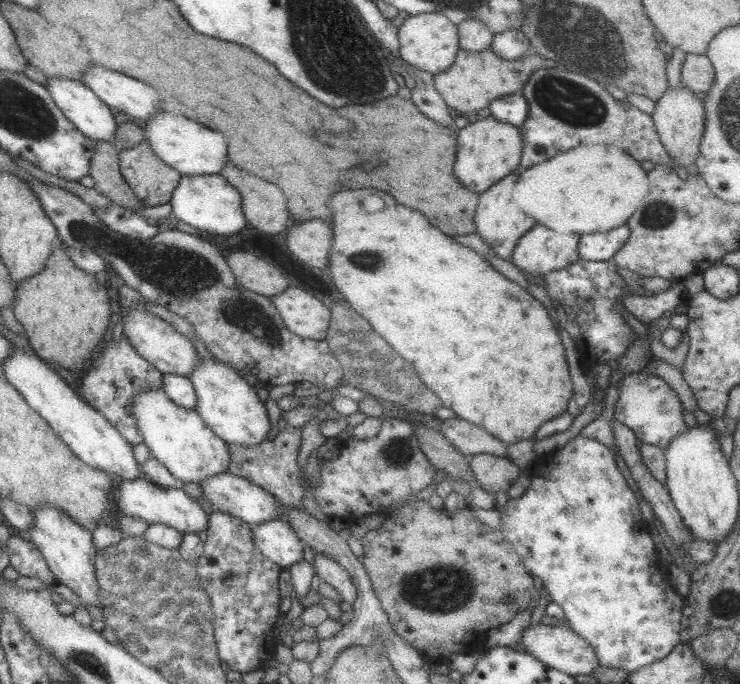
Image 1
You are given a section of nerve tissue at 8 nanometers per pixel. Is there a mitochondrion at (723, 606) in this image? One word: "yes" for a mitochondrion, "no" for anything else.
yes

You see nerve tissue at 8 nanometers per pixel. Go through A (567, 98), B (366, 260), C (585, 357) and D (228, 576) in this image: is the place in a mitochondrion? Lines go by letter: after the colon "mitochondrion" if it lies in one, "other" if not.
A: mitochondrion
B: mitochondrion
C: other
D: mitochondrion

